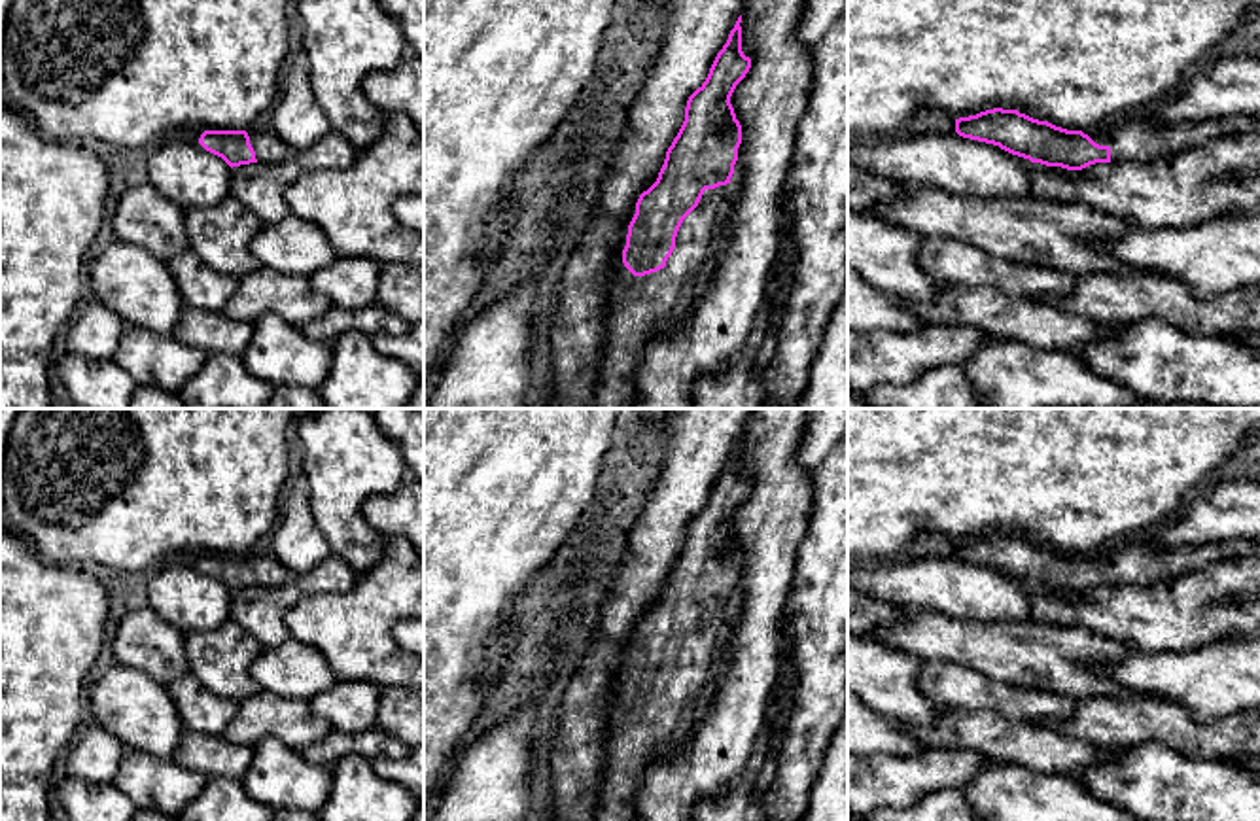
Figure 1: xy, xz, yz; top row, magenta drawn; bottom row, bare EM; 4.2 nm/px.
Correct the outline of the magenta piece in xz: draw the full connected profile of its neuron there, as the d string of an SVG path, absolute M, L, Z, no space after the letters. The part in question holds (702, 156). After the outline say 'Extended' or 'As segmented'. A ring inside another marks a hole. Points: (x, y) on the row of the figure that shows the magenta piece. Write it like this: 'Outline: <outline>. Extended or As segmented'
Outline: M742 15L717 53L706 81L689 96L685 121L666 151L656 182L639 195L628 225L619 278L609 293L607 342L600 380L590 409L634 409L636 369L647 342L666 333L692 308L692 282L709 257L717 218L728 199L728 183L738 161L742 125L730 96L751 68L742 51Z. Extended

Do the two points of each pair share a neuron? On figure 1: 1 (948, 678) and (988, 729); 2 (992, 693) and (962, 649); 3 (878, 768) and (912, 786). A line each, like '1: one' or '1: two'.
1: two
2: two
3: one

